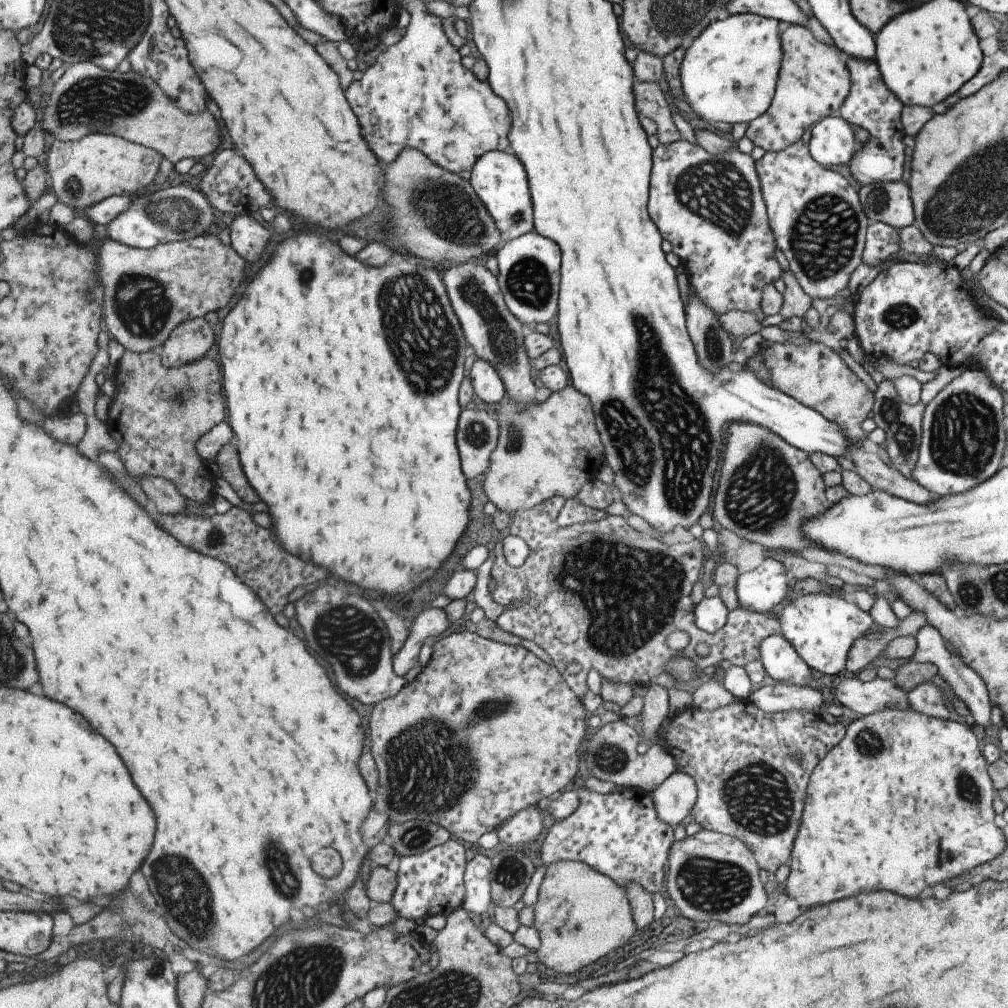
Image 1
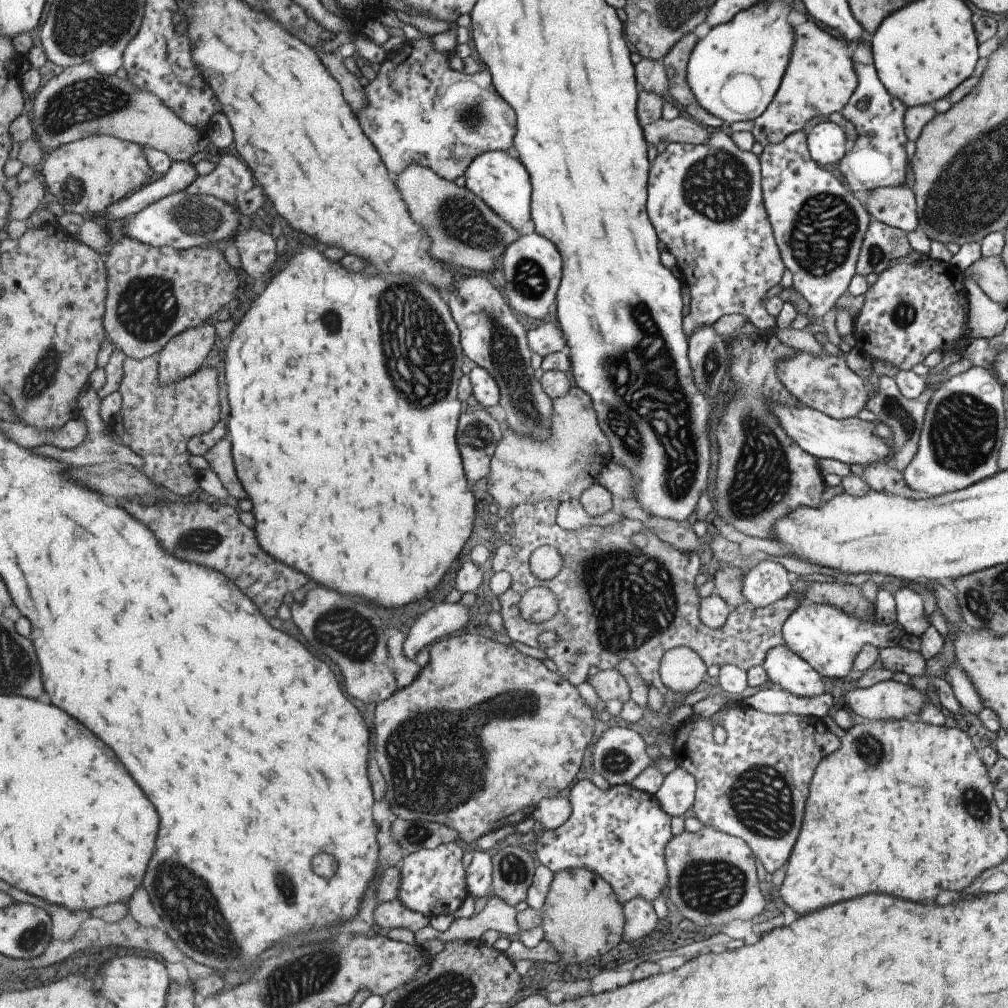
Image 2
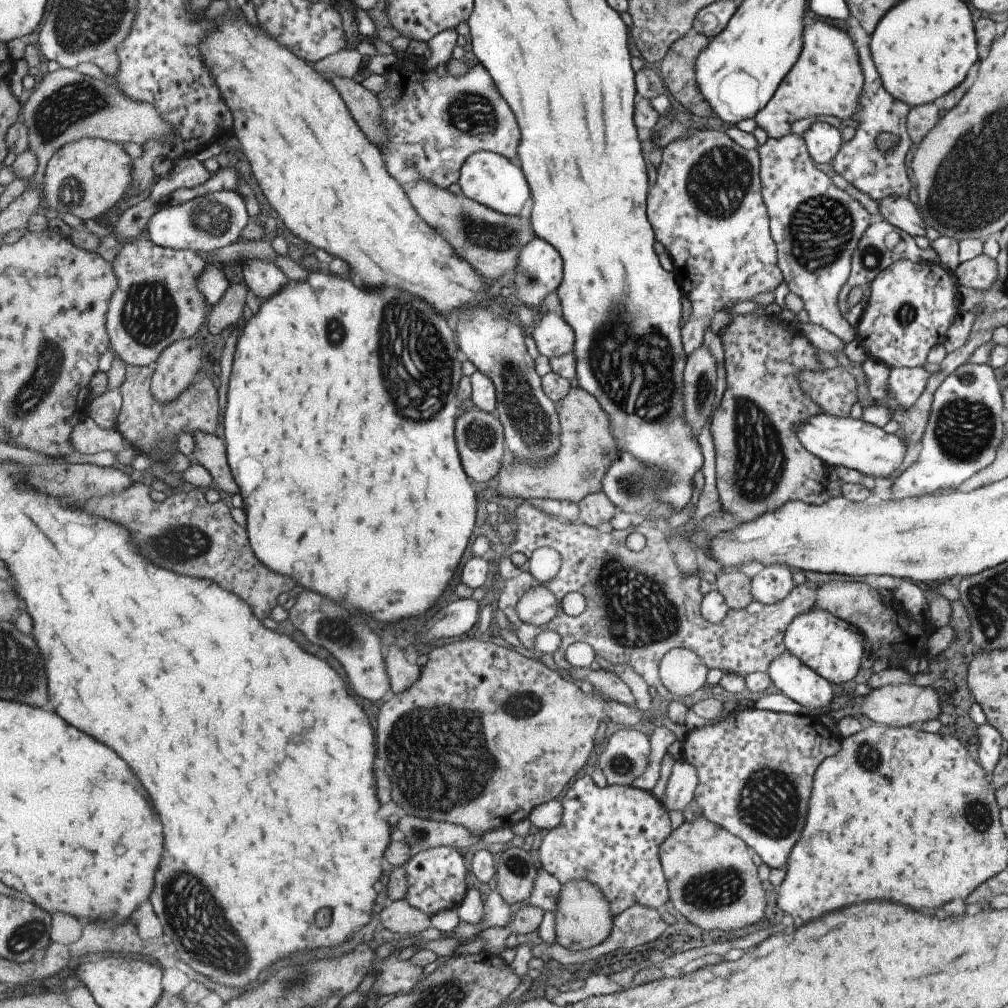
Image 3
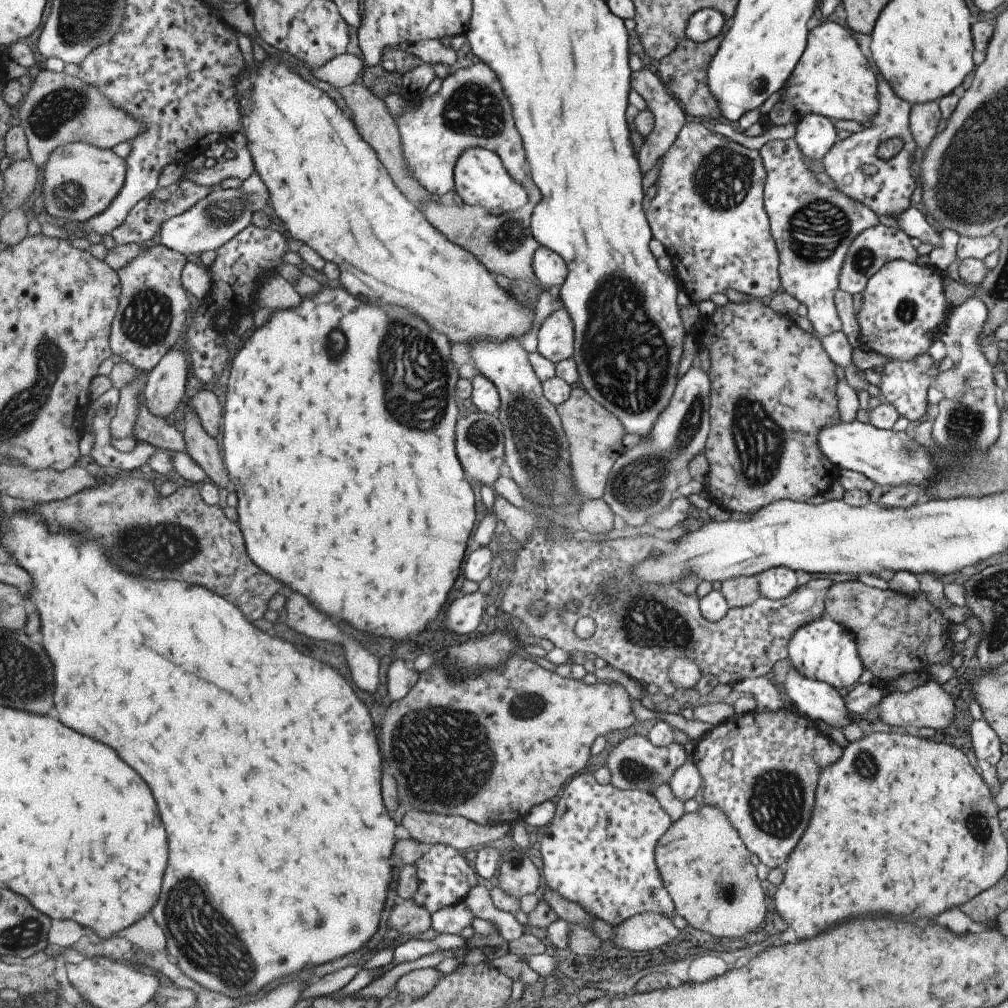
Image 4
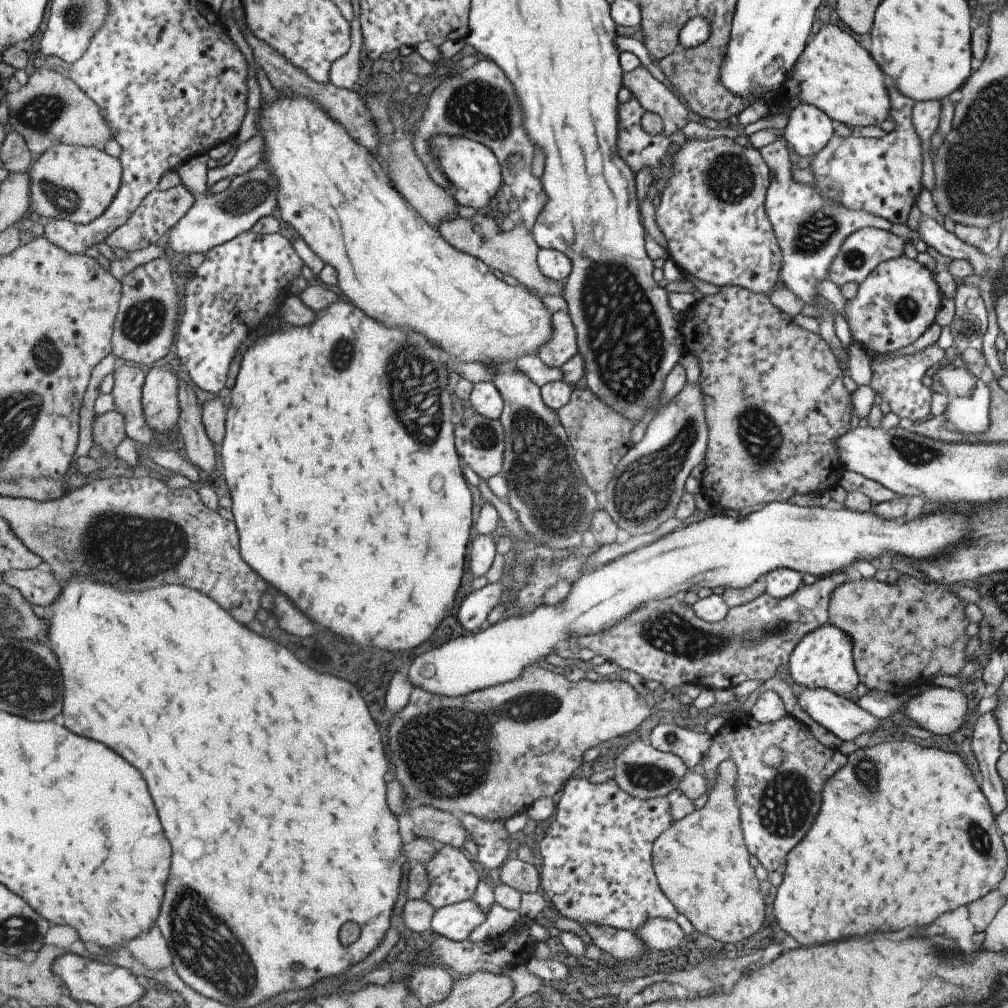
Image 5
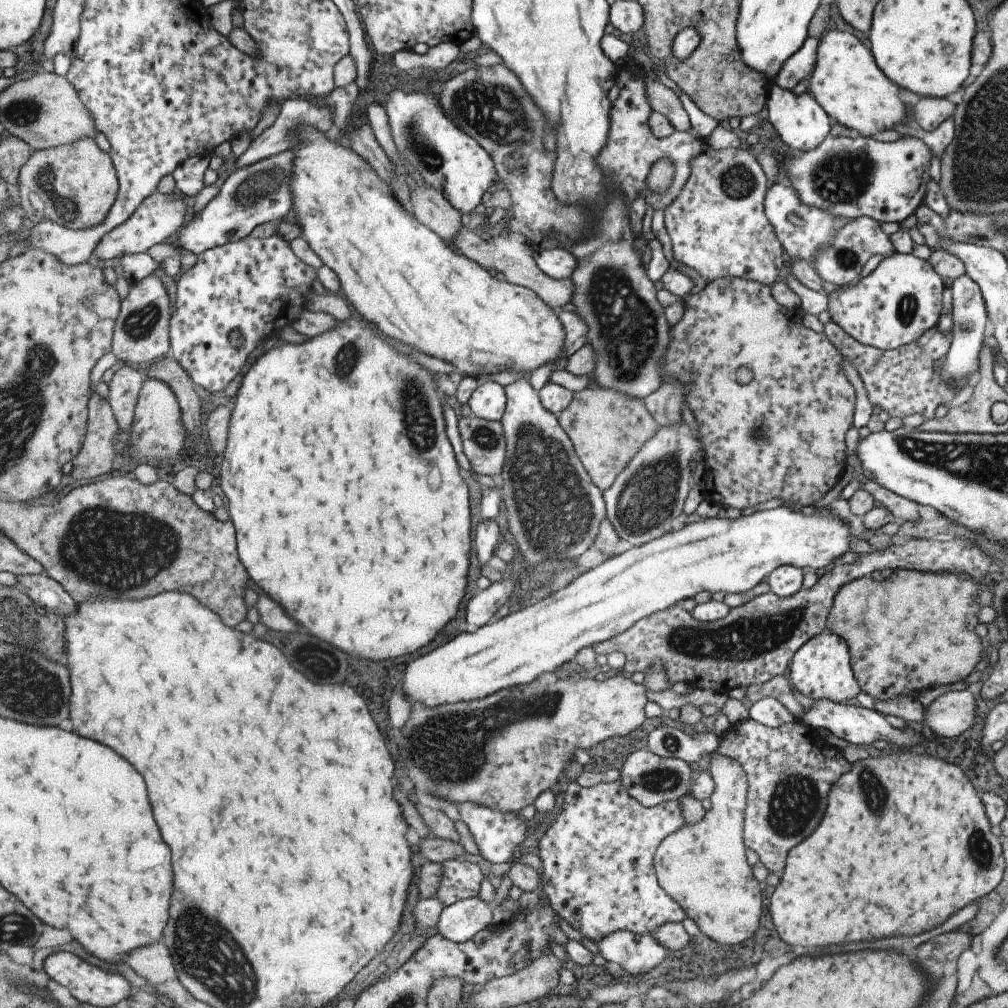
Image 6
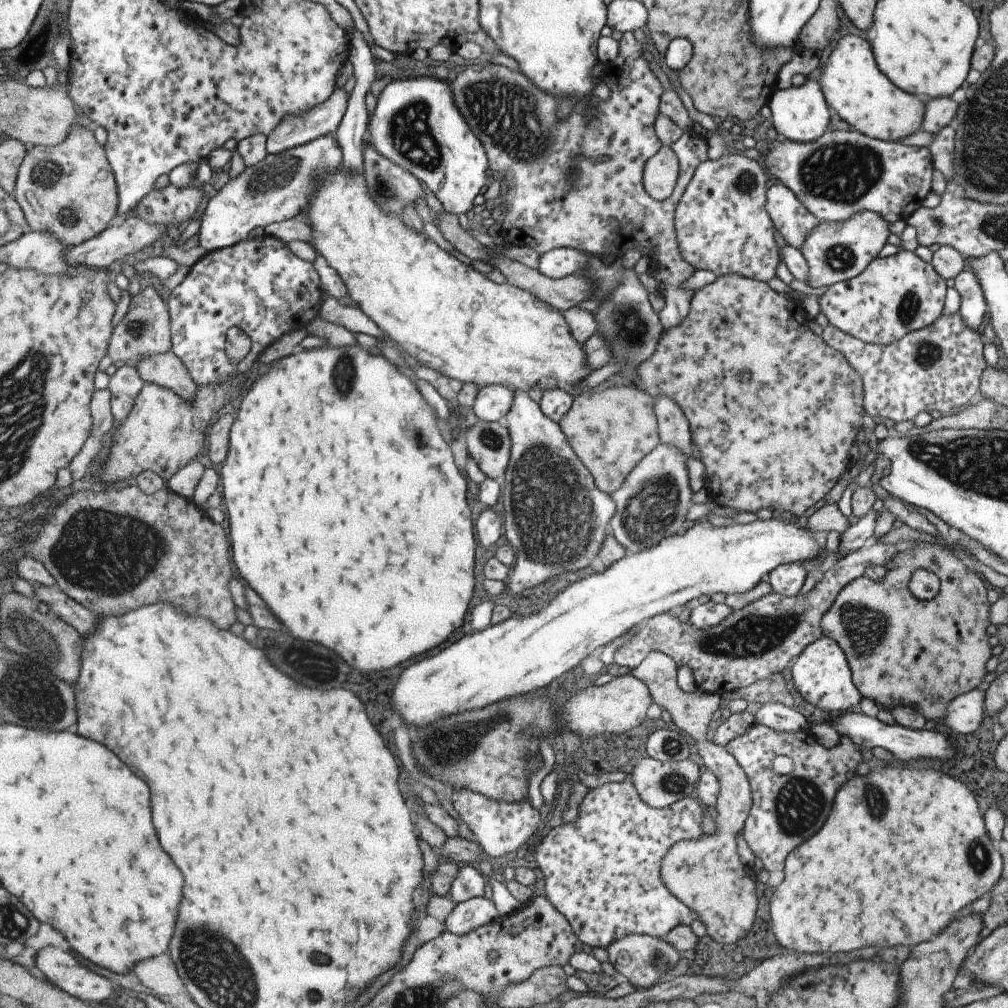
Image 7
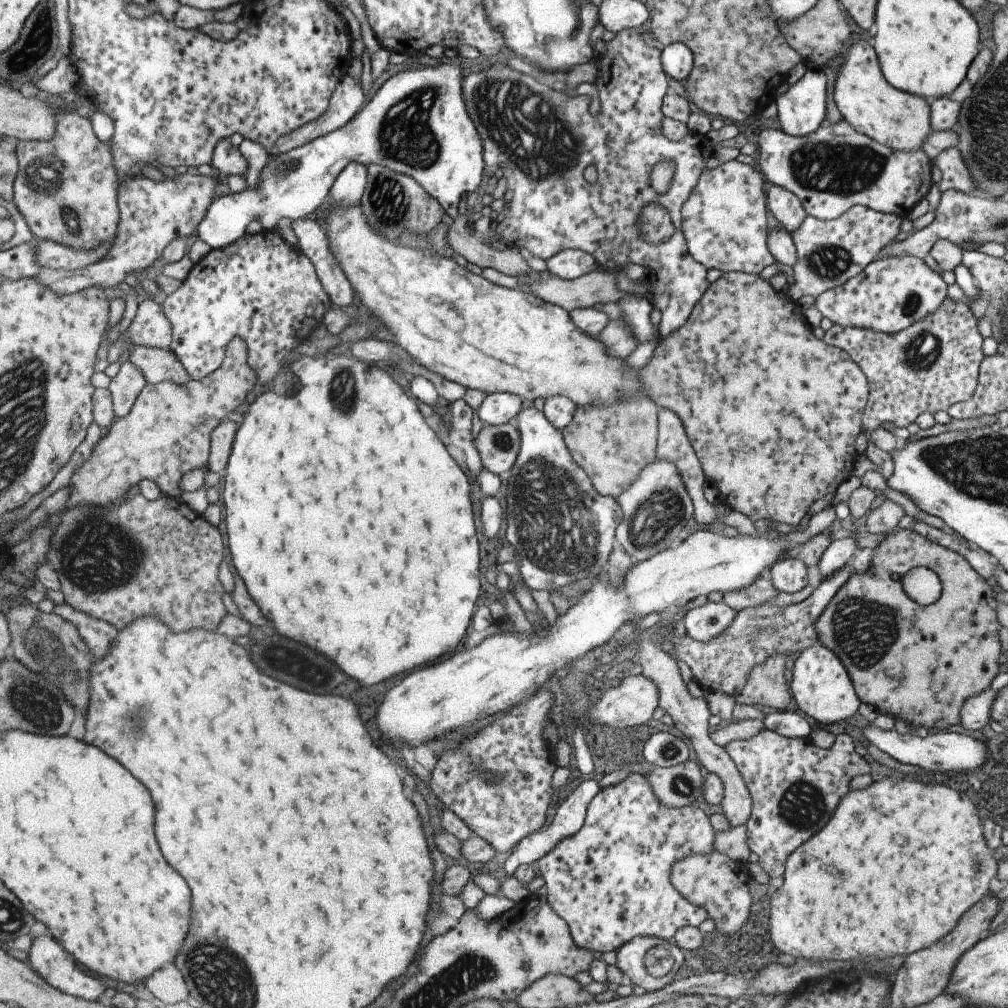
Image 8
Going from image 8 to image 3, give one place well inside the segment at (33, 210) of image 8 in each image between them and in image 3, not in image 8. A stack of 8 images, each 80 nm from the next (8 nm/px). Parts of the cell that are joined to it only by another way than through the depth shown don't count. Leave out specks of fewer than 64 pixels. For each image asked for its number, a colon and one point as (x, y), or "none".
3: (86, 178)
4: (80, 181)
5: (79, 183)
6: (76, 185)
7: (70, 189)

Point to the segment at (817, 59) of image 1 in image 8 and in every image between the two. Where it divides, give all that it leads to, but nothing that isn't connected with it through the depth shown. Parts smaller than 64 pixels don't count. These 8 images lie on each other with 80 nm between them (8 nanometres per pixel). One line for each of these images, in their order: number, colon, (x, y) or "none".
2: (819, 78)
3: (826, 80)
4: (832, 78)
5: (834, 74)
6: (844, 81)
7: (852, 86)
8: (872, 107)

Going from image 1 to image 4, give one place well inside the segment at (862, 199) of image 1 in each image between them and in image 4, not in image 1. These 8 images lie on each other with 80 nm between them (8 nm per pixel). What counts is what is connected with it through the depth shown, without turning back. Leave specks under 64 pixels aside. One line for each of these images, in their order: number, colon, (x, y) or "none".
2: (894, 206)
3: (900, 212)
4: (913, 223)

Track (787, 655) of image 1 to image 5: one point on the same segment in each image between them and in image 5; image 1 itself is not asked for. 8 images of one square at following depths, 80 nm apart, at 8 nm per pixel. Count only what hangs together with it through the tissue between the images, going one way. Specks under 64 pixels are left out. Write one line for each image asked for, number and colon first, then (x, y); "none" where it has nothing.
2: (784, 668)
3: (789, 675)
4: (814, 700)
5: (845, 720)

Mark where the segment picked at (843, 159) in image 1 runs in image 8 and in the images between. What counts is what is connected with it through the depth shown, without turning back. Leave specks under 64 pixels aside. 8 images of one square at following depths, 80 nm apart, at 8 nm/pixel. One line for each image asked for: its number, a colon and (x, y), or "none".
2: (826, 143)
3: (821, 140)
4: (814, 135)
5: (807, 130)
6: (800, 123)
7: (799, 113)
8: (801, 109)

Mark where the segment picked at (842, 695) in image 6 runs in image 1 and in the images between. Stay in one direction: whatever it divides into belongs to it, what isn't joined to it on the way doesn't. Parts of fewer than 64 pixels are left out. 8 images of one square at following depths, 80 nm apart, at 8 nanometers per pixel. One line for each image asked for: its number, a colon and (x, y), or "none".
1: (821, 628)
2: (827, 639)
3: (830, 647)
4: (822, 650)
5: (823, 658)

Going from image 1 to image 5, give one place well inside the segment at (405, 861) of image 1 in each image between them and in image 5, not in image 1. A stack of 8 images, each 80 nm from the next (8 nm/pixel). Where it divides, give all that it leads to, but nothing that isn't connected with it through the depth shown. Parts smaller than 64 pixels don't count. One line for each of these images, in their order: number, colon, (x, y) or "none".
2: (433, 884)
3: (435, 875)
4: (444, 878)
5: (452, 879)

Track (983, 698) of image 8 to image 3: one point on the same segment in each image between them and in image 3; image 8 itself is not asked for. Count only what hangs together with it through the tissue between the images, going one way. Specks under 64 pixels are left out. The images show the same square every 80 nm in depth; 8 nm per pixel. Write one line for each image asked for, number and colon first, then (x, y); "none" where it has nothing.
3: (892, 705)
4: (929, 706)
5: (938, 710)
6: (950, 714)
7: (964, 713)

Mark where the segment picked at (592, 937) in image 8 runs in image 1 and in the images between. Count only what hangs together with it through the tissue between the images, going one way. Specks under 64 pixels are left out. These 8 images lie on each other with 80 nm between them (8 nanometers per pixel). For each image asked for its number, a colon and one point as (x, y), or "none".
1: (619, 834)
2: (618, 833)
3: (609, 836)
4: (597, 851)
5: (596, 856)
6: (597, 874)
7: (600, 872)

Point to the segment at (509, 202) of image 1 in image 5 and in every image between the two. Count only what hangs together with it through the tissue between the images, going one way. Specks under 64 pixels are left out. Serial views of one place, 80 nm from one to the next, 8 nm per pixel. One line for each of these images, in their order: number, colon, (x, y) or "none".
2: (496, 178)
3: (485, 177)
4: (480, 178)
5: (474, 175)

